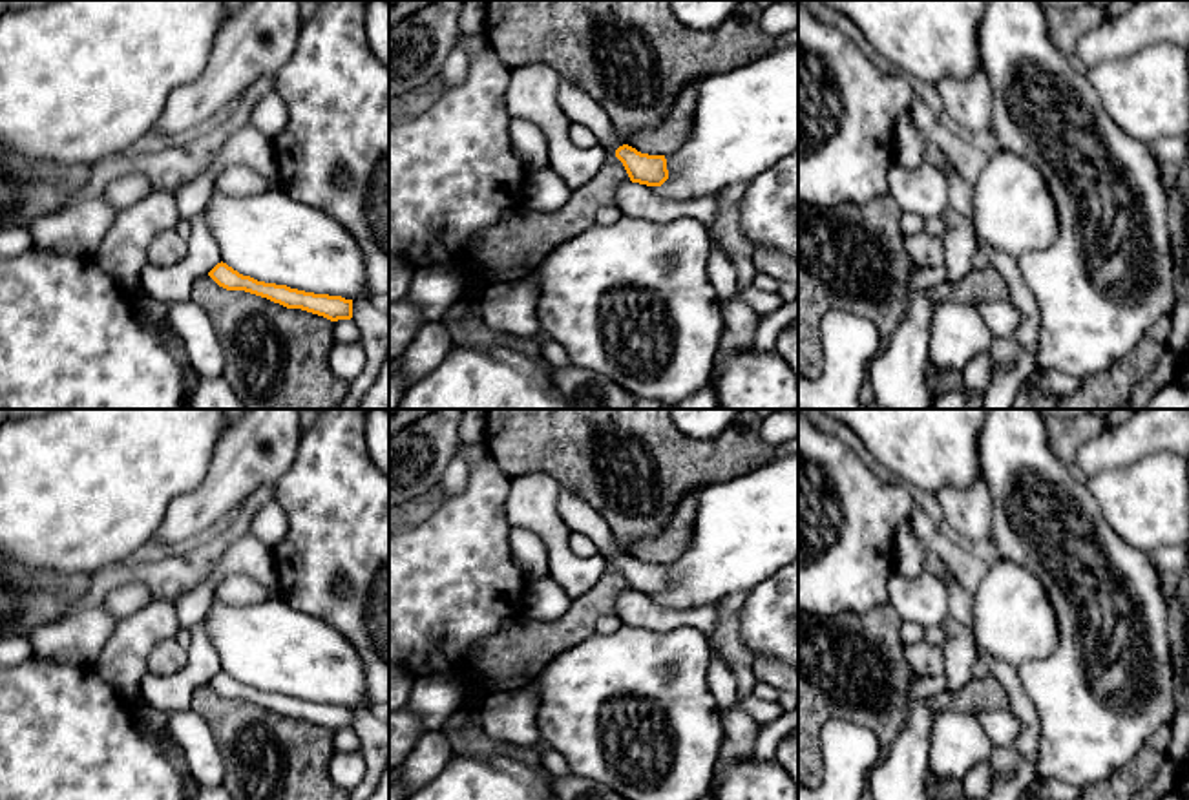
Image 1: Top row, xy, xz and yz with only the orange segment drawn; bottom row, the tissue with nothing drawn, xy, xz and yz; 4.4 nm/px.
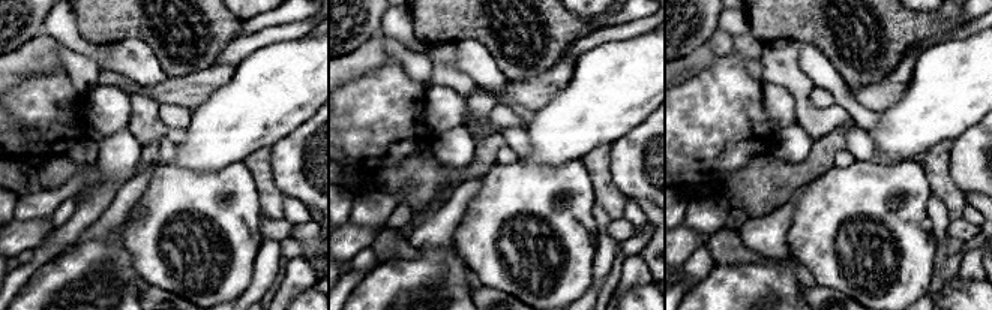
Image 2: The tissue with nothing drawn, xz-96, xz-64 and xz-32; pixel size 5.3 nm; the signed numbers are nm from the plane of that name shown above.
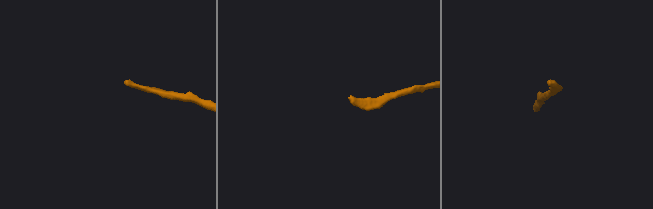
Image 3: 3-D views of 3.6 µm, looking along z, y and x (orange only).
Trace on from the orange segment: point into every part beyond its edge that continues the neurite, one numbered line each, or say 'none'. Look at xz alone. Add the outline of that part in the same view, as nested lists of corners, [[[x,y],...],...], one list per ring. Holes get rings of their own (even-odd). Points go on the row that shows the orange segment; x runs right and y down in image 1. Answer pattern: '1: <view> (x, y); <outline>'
1: xz (581, 110); [[[563,77],[557,86],[557,104],[572,124],[588,128],[606,152],[616,152],[623,146],[614,135],[612,121],[606,111],[583,89]]]

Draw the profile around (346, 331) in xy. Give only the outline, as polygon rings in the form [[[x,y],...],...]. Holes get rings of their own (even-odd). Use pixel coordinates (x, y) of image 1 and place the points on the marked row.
[[[352,320],[334,321],[334,340],[338,343],[362,343],[360,331]]]

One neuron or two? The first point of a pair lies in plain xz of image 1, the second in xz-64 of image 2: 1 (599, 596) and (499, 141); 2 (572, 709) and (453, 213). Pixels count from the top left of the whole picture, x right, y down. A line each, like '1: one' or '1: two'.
1: one
2: two

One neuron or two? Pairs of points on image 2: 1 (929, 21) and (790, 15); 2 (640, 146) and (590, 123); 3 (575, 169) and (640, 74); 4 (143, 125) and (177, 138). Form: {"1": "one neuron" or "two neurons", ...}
{"1": "one neuron", "2": "two neurons", "3": "two neurons", "4": "one neuron"}

